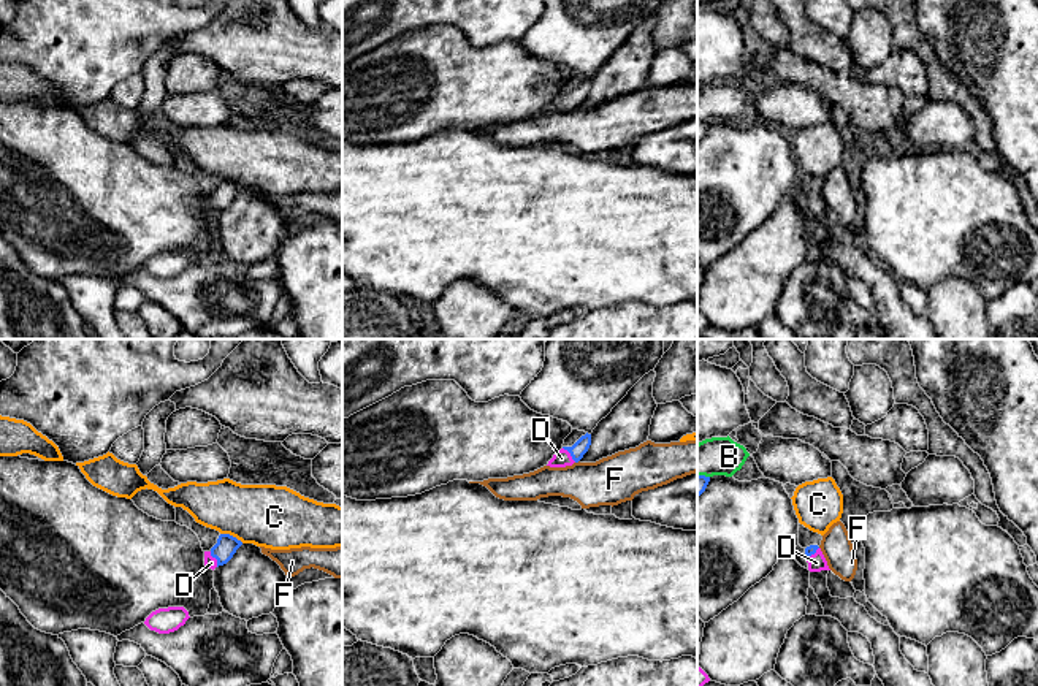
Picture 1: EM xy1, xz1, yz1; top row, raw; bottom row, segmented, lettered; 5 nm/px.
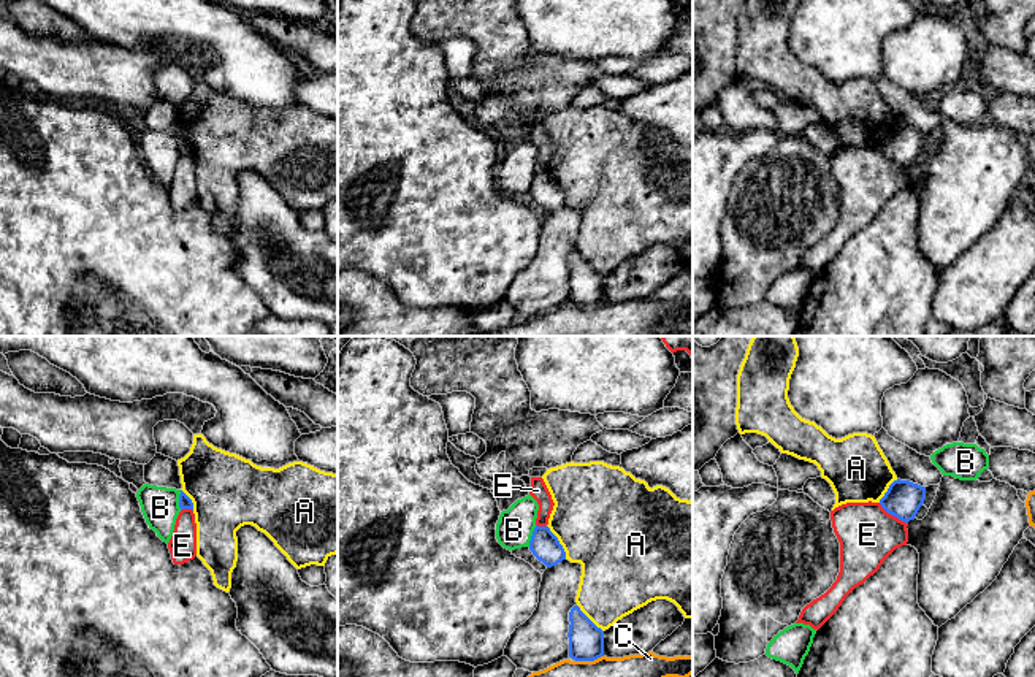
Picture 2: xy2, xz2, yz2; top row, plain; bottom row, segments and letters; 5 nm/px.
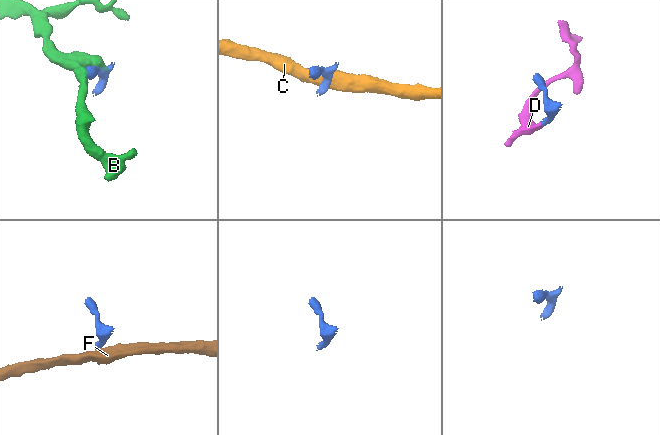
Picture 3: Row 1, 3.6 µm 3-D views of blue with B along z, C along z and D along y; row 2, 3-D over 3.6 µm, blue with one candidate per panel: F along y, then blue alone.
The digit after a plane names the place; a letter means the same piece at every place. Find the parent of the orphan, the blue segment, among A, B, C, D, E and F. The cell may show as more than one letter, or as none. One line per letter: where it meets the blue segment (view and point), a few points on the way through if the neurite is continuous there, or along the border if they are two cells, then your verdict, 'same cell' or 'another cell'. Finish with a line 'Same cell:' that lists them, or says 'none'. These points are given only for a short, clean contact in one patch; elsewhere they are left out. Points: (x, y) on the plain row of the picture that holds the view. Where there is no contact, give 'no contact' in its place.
A: contact xz2 (558, 187); another cell
B: contact xz2 (531, 181); another cell
C: contact xz2 (588, 305); border xz2 (603, 300), (593, 305), (576, 306); another cell
D: contact xy1 (216, 203); way xy1 (227, 190), (216, 203), (211, 208); same cell
E: contact yz2 (893, 159); border yz2 (878, 148), (907, 168); another cell
F: contact xz1 (577, 106); border xz1 (579, 105), (576, 108); another cell
Same cell: D

